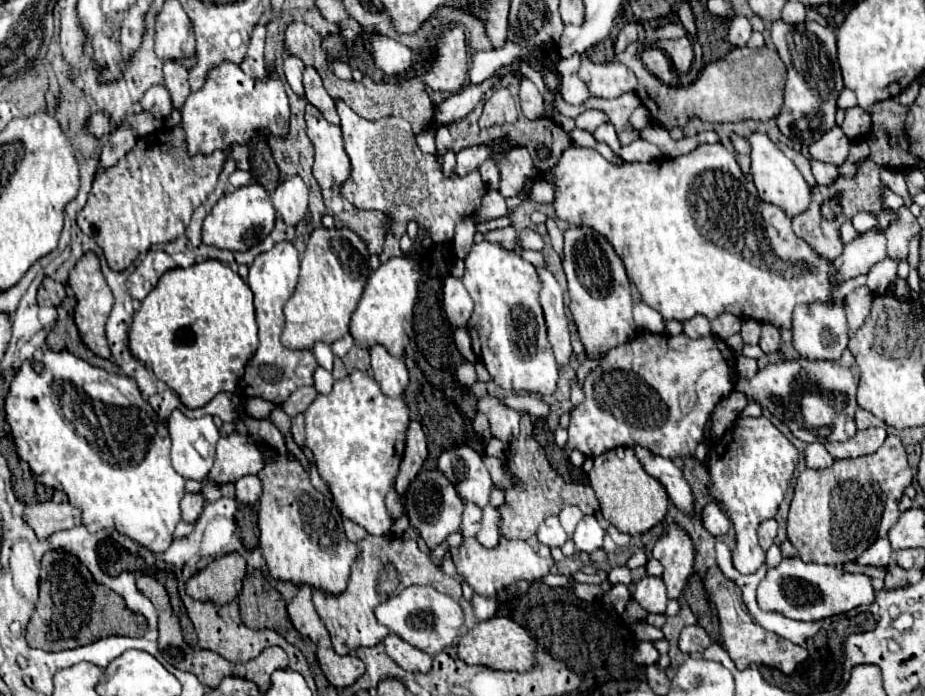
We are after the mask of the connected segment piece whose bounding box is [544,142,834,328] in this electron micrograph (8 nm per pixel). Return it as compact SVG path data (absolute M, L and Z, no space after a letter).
M720 142L718 144L702 144L694 152L678 156L678 158L660 158L660 160L646 162L646 164L642 164L642 162L632 162L632 164L624 162L622 166L612 166L594 148L574 148L574 146L570 146L568 150L564 150L556 170L544 172L544 180L550 180L550 182L556 184L554 208L556 208L558 218L570 222L572 226L590 226L598 234L602 234L612 244L616 254L622 258L622 262L626 266L626 272L628 272L628 278L636 284L642 300L650 308L658 310L666 320L684 322L684 320L692 318L694 314L702 314L708 320L714 320L716 316L720 316L724 312L730 312L738 318L754 318L758 322L774 324L778 328L790 328L792 312L794 312L796 306L808 304L808 302L830 304L834 300L832 298L834 284L830 284L830 278L828 278L830 272L834 272L832 262L818 256L804 240L794 236L794 232L790 228L790 218L778 206L768 206L766 202L760 202L760 196L756 194L756 186L746 180L740 166L736 164L734 154L730 154Z

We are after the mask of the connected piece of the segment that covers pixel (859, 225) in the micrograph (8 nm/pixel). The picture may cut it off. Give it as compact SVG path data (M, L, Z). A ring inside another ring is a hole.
M858 212L852 218L852 224L854 224L854 228L858 232L868 232L868 230L878 226L878 214L874 214L874 212Z

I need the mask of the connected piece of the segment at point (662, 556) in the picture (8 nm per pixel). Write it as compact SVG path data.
M670 522L666 524L666 532L654 544L652 556L664 566L662 580L666 584L668 598L678 598L694 570L694 540L680 524Z

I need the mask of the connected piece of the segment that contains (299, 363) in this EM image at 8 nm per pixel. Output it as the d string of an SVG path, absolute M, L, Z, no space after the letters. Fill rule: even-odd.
M278 242L272 250L258 254L250 266L248 286L254 292L256 306L256 322L258 322L258 338L260 346L254 358L248 362L242 380L238 382L238 394L244 398L262 398L274 404L284 404L284 400L294 394L300 386L314 386L314 370L318 368L312 352L288 350L280 342L280 334L284 328L282 308L288 298L294 294L300 274L300 258L292 242Z

